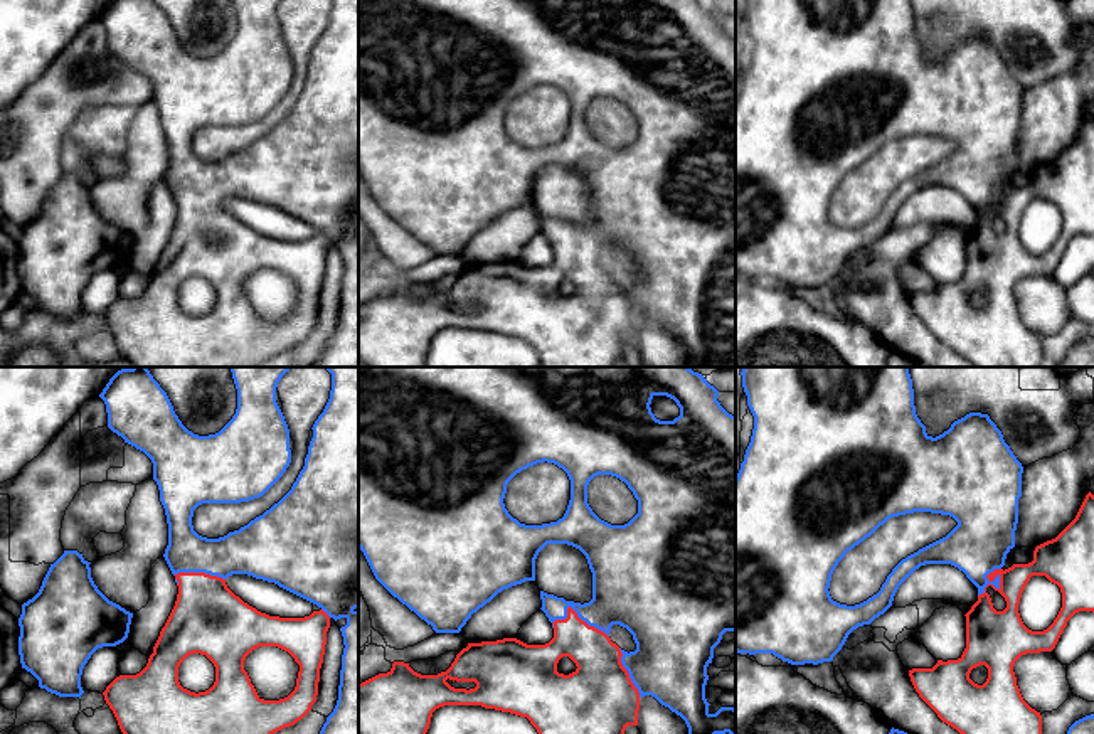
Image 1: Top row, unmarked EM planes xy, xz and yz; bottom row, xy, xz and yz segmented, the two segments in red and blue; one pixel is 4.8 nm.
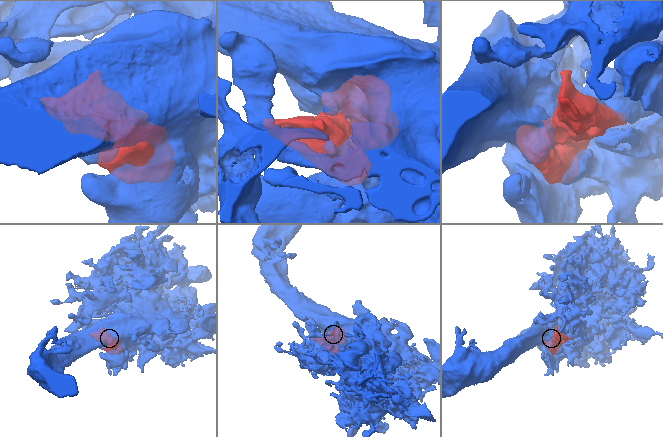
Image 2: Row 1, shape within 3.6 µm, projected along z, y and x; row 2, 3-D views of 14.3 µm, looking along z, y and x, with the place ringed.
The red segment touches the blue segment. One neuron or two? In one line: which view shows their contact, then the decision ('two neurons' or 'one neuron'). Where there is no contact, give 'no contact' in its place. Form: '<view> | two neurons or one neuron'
xz | one neuron

